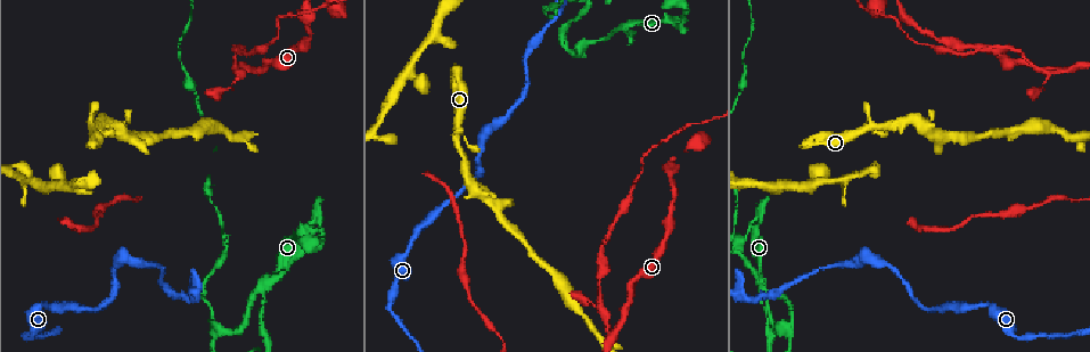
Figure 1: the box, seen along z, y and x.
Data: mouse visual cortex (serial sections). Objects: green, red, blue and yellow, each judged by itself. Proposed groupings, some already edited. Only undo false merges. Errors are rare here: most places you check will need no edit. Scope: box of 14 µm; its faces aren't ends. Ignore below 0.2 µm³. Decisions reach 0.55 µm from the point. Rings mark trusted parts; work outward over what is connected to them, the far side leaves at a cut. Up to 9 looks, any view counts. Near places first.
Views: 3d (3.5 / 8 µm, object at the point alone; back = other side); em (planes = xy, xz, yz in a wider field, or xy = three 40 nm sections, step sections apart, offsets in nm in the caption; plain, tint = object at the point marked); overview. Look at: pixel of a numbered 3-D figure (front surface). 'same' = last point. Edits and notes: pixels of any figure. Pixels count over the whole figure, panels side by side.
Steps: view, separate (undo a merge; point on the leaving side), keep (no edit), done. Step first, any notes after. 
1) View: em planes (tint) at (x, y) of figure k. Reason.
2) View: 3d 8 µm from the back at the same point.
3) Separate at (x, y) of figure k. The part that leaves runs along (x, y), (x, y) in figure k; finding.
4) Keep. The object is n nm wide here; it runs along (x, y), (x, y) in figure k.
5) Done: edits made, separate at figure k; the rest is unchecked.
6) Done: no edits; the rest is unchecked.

View: 3d 3.5 µm at (629, 22) of figure 1. Two arms in line, one across.

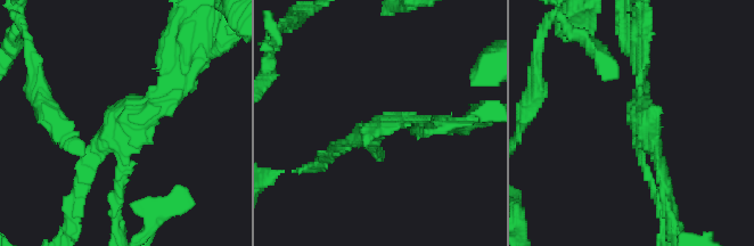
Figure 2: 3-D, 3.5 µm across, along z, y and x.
View: em xy step 2 (plain) at (642, 122) of figure 2. Shape alone is not enough.

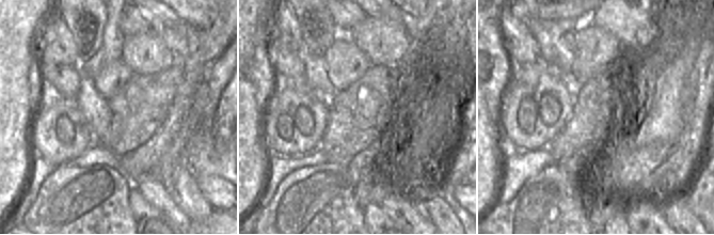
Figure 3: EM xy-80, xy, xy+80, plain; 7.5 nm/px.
View: em xy step 2 (tint) at the same point. With the object marked.

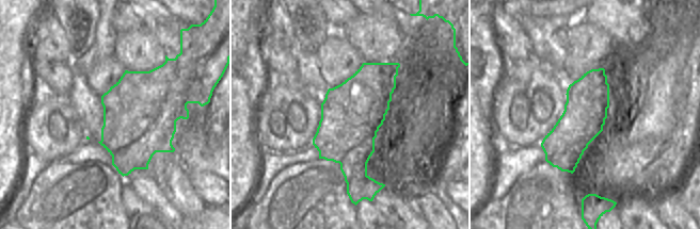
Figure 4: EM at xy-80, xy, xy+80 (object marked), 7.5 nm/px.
Keep. The arms are 100, 150, 150 nm wide; it runs along (182, 80), (81, 178) in figure 2; continuous, no second cell.

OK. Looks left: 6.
View: 3d 3.5 µm at (586, 45) of figure 1. Three-way junction.

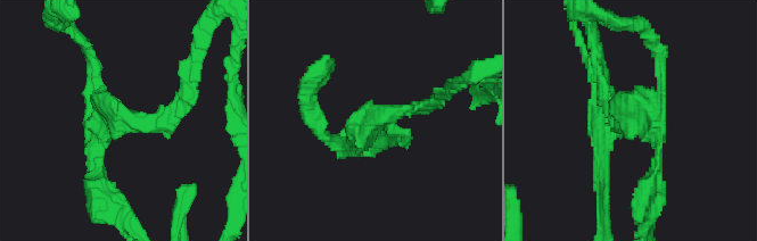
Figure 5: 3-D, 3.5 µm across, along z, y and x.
View: em xy step 2 (tint) at (119, 116) of figure 5. 3 arms meet here; the arms are 150, 150, 150 nm wide.

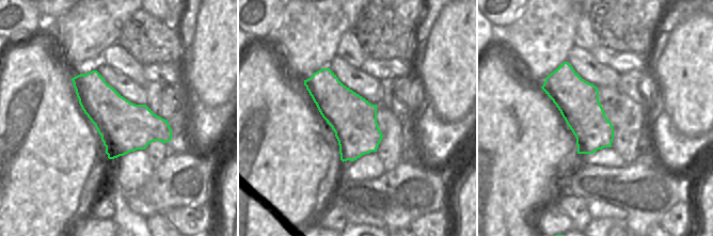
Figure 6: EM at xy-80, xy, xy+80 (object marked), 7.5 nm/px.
Keep. It runs along (435, 100), (379, 115), (348, 149) in figure 5; one cell here.

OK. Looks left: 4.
View: em xy step 3 (tint) at (208, 274) of figure 1. Narrows sharply.

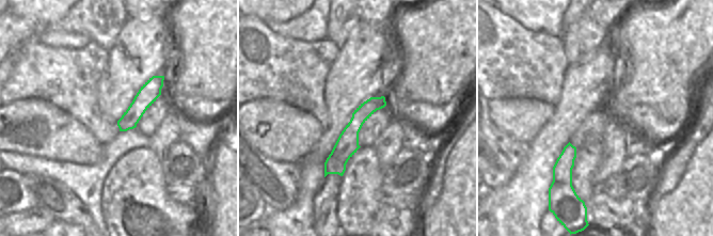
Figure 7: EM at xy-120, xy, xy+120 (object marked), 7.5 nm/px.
View: 3d 3.5 µm at the same point.

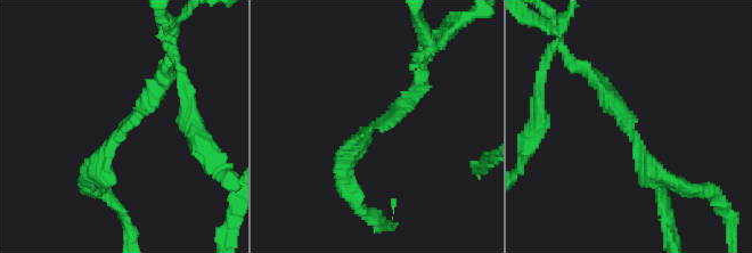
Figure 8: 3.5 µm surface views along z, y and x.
Keep. The arms are 250, 250 nm wide; it runs along (382, 99), (357, 121), (327, 171) in figure 7; all the same cell.

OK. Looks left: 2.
View: 3d 3.5 µm at (762, 221) of figure 1. Sharp bend.

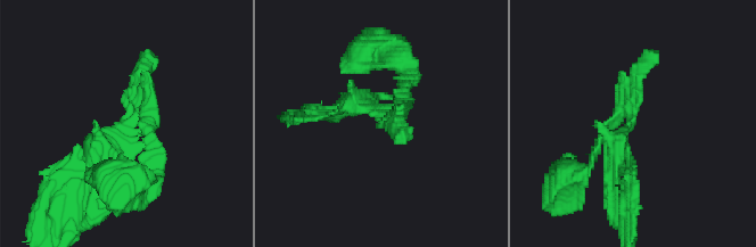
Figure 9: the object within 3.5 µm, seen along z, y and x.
View: em xy step 1 (tint) at (128, 126) of figure 9.

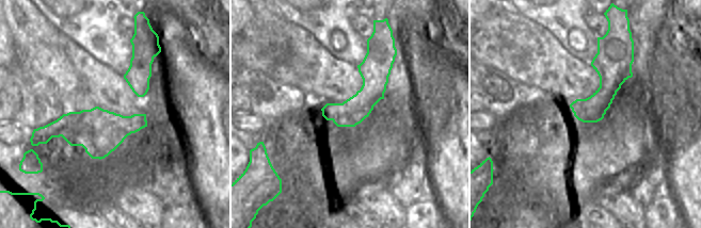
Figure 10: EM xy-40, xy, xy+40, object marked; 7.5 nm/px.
Keep. Continuous, no second cell.

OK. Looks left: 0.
Done: no edits; the rest is unchecked.

